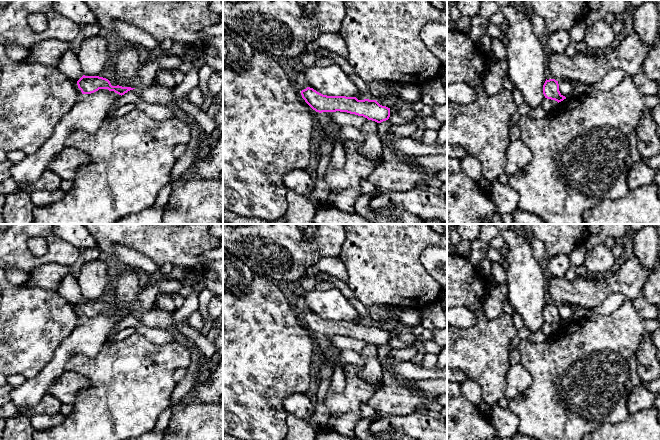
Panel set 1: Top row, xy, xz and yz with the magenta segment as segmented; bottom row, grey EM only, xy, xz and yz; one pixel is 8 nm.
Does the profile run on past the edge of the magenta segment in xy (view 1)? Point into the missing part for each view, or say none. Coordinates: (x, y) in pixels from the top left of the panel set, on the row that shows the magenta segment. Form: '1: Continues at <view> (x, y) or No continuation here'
1: Continues at xy (69, 65)

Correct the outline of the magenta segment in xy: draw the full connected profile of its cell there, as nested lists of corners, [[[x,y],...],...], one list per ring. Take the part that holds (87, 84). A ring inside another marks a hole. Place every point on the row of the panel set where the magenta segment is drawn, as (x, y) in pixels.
[[[68,50],[62,55],[56,68],[70,79],[76,81],[82,94],[91,94],[99,89],[108,89],[122,96],[128,91],[135,89],[119,85],[112,86],[110,81],[103,77],[85,76],[82,72],[76,52],[72,50]]]

